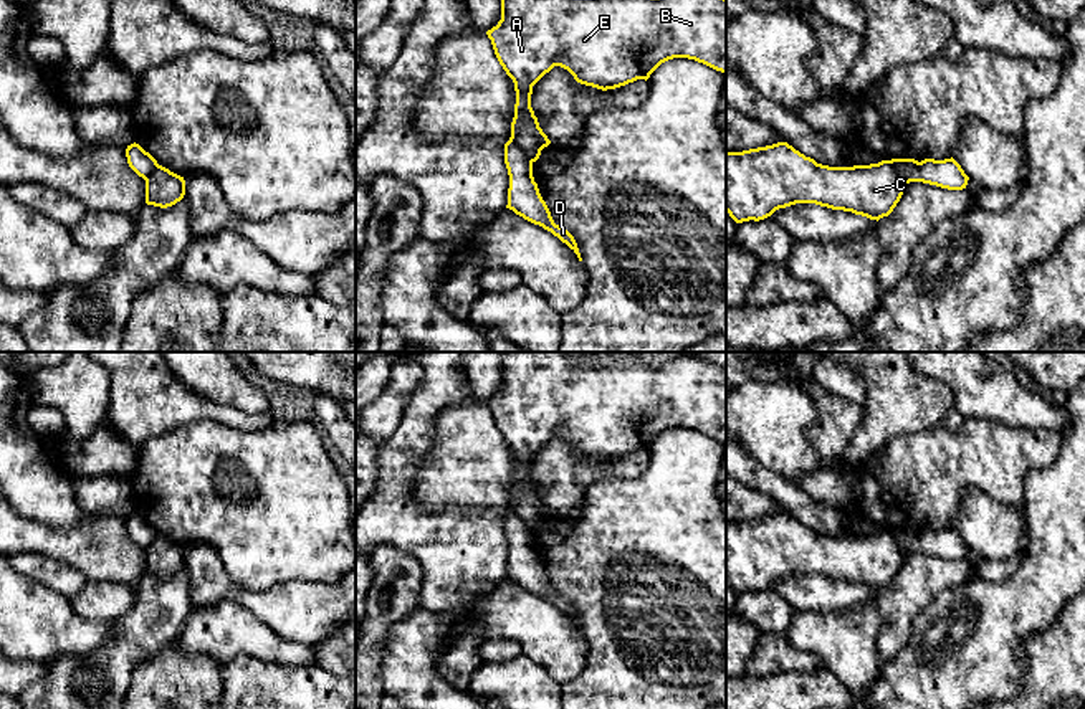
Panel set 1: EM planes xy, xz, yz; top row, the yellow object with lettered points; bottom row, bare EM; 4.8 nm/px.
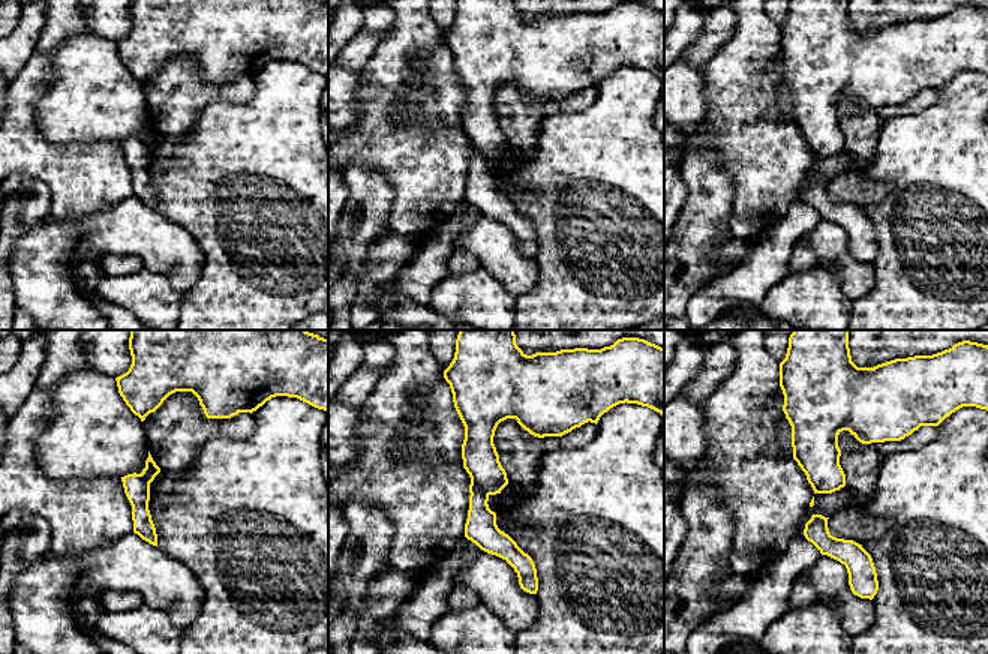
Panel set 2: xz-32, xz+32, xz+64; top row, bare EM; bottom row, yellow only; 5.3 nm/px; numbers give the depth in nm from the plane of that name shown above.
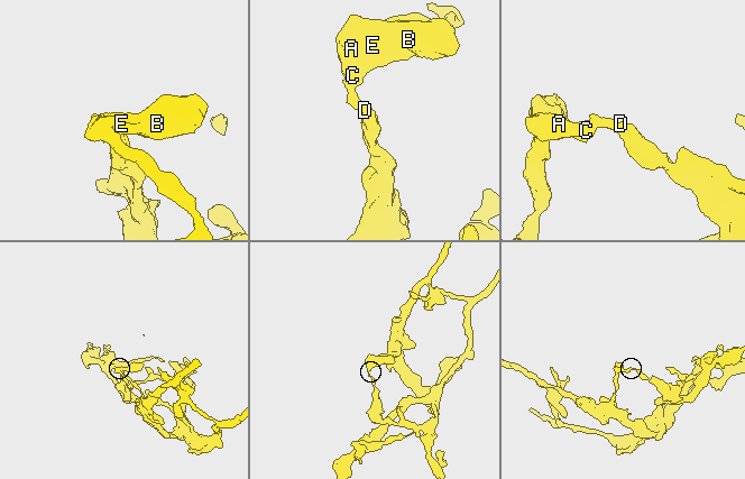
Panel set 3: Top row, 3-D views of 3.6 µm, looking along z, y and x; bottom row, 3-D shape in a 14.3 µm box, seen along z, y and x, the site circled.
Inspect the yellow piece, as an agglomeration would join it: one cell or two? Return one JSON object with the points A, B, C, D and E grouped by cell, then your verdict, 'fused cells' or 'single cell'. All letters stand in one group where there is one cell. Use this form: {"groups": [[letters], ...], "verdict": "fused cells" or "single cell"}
{"groups": [["A", "B", "C", "E"], ["D"]], "verdict": "fused cells"}

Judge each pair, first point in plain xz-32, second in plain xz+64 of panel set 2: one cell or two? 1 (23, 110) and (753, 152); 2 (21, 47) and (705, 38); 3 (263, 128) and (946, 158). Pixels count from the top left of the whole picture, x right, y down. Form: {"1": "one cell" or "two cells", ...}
{"1": "one cell", "2": "one cell", "3": "one cell"}

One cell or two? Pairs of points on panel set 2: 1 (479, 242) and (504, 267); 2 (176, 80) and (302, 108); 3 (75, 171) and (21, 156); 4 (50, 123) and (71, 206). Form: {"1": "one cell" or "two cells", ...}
{"1": "one cell", "2": "two cells", "3": "one cell", "4": "two cells"}

